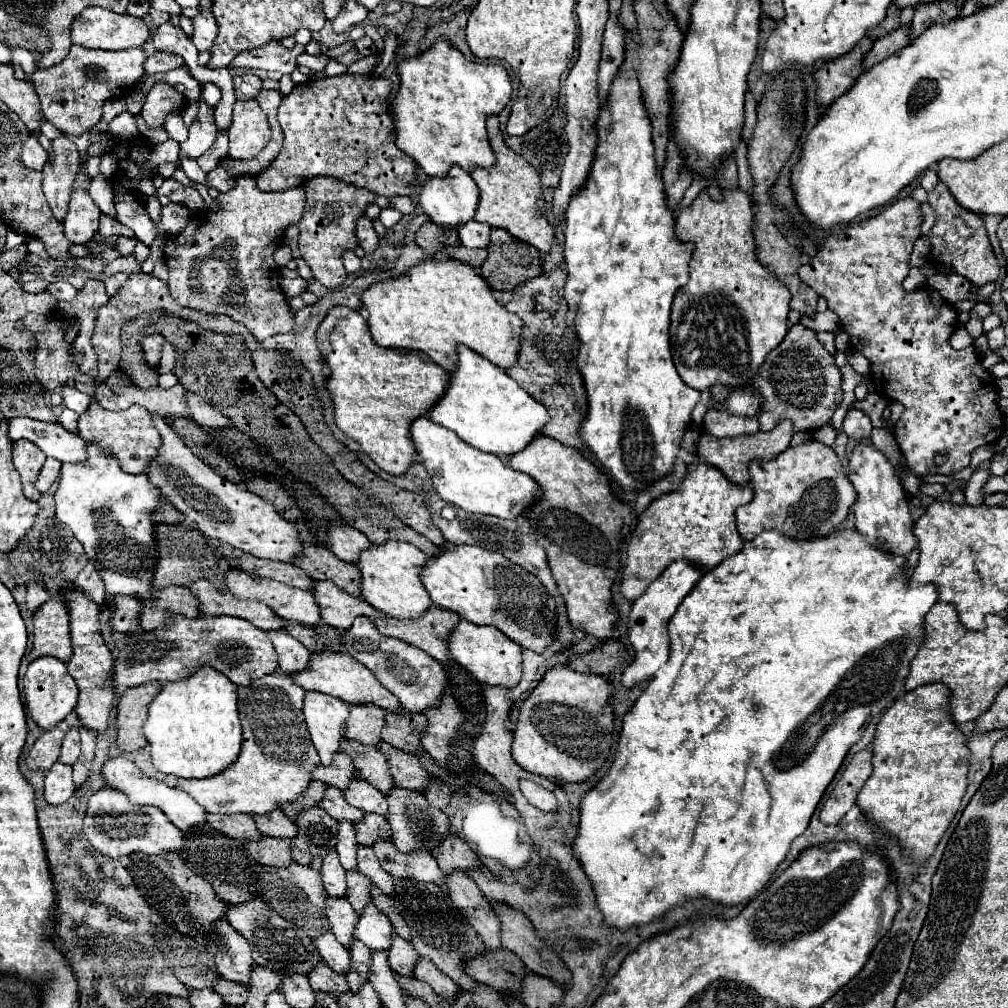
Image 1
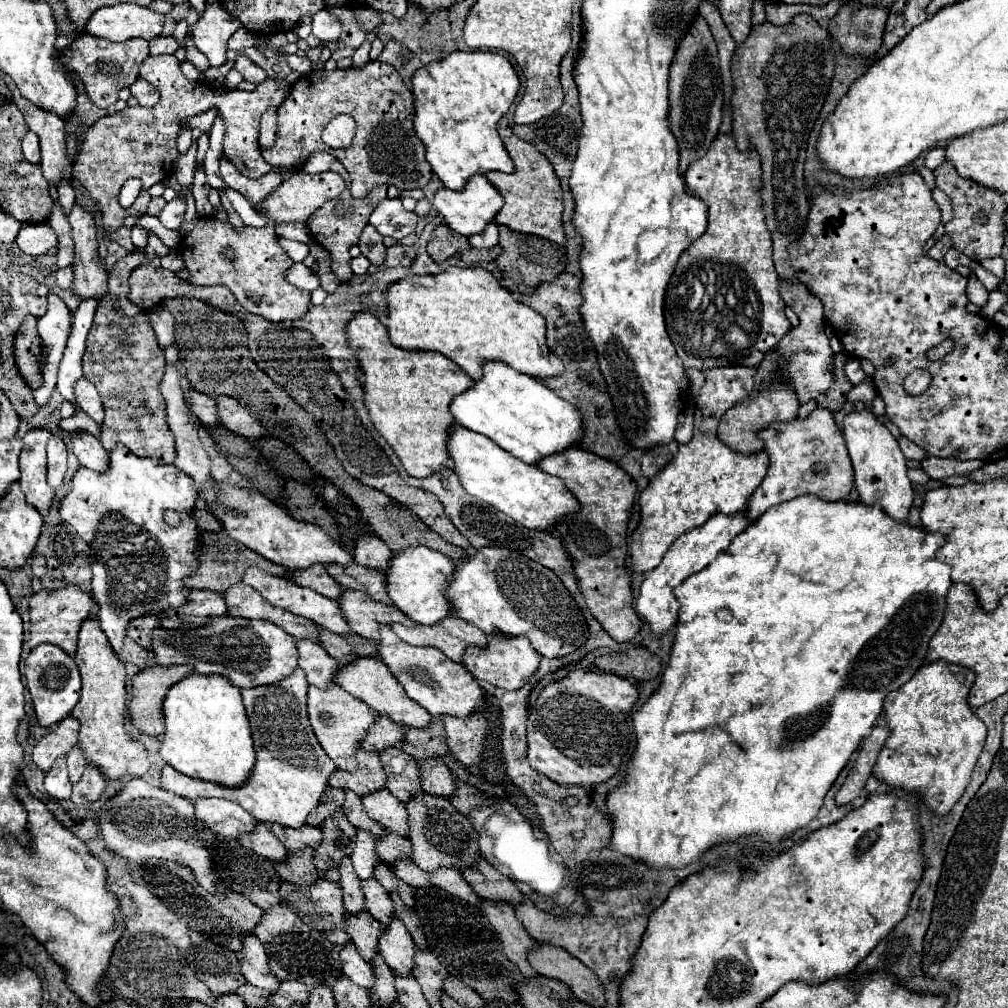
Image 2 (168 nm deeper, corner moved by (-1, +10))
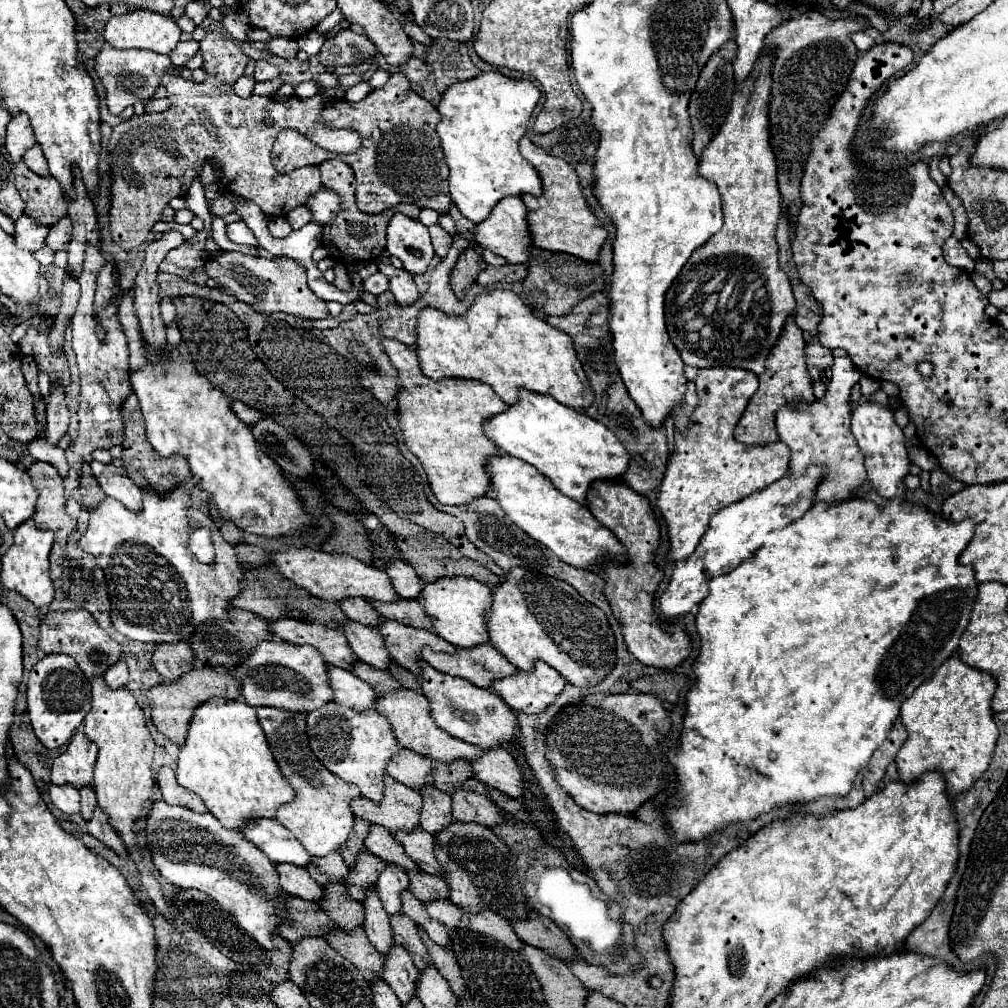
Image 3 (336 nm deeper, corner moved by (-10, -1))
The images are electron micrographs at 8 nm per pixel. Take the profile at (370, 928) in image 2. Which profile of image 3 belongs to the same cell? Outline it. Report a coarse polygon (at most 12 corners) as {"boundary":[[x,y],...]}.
{"boundary":[[392,945],[384,981],[402,1005],[414,995],[416,967],[408,951]]}

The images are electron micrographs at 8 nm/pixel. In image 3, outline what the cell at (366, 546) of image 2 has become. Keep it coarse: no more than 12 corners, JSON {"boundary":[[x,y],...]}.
{"boundary":[[404,561],[386,563],[396,593],[418,599],[422,583]]}

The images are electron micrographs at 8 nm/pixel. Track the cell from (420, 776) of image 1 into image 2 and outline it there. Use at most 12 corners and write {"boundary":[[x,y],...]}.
{"boundary":[[441,760],[419,762],[423,790],[441,798],[457,794],[457,782]]}

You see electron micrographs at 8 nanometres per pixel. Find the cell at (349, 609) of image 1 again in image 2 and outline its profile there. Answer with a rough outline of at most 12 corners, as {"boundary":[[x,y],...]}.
{"boundary":[[345,590],[339,606],[351,630],[379,642],[379,626],[415,626],[399,608]]}

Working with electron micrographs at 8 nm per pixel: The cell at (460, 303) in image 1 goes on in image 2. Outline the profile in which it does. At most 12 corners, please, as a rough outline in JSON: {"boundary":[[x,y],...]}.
{"boundary":[[483,268],[387,290],[403,350],[441,352],[473,380],[505,362],[565,372],[545,318]]}

